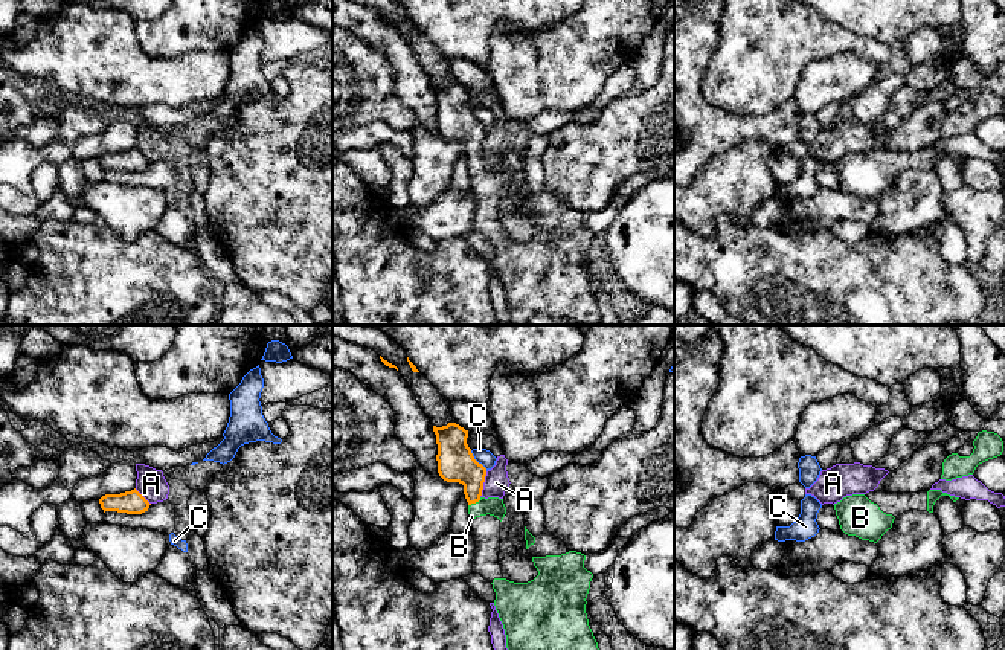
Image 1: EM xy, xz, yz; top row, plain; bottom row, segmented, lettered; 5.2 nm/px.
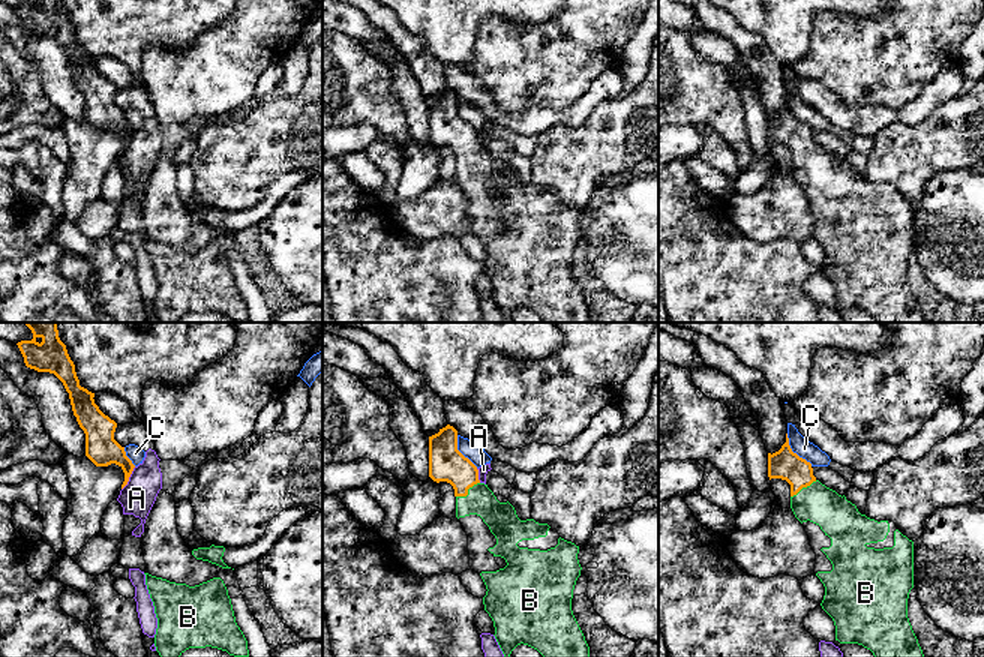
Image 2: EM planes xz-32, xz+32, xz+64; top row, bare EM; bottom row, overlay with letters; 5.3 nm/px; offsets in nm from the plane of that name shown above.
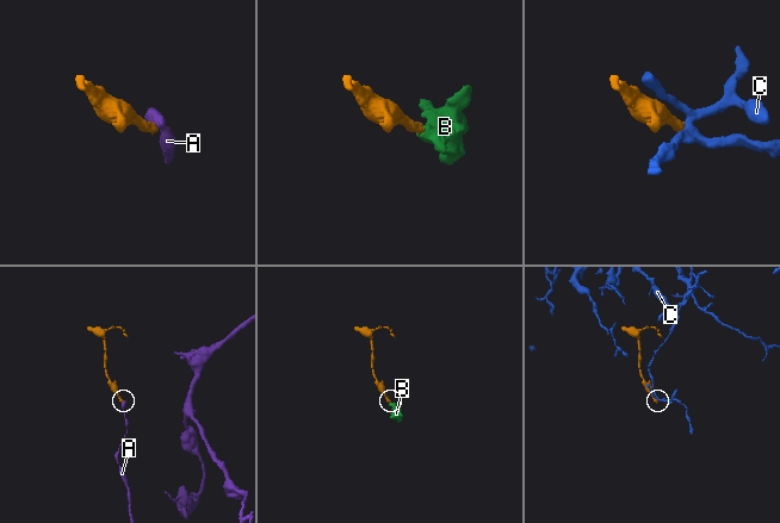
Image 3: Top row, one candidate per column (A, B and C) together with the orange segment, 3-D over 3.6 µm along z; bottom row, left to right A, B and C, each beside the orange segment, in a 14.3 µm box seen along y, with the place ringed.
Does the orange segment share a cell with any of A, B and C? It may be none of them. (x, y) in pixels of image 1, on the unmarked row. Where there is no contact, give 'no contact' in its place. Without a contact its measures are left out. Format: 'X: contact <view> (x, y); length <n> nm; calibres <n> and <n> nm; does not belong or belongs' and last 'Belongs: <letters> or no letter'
A: contact xz (482, 142); length 140 nm; calibres 190 and 130 nm; does not belong
B: contact xz (475, 160); length 80 nm; calibres 190 and 100 nm; belongs
C: contact xz (476, 119); length 140 nm; calibres 190 and 90 nm; does not belong
Belongs: B

